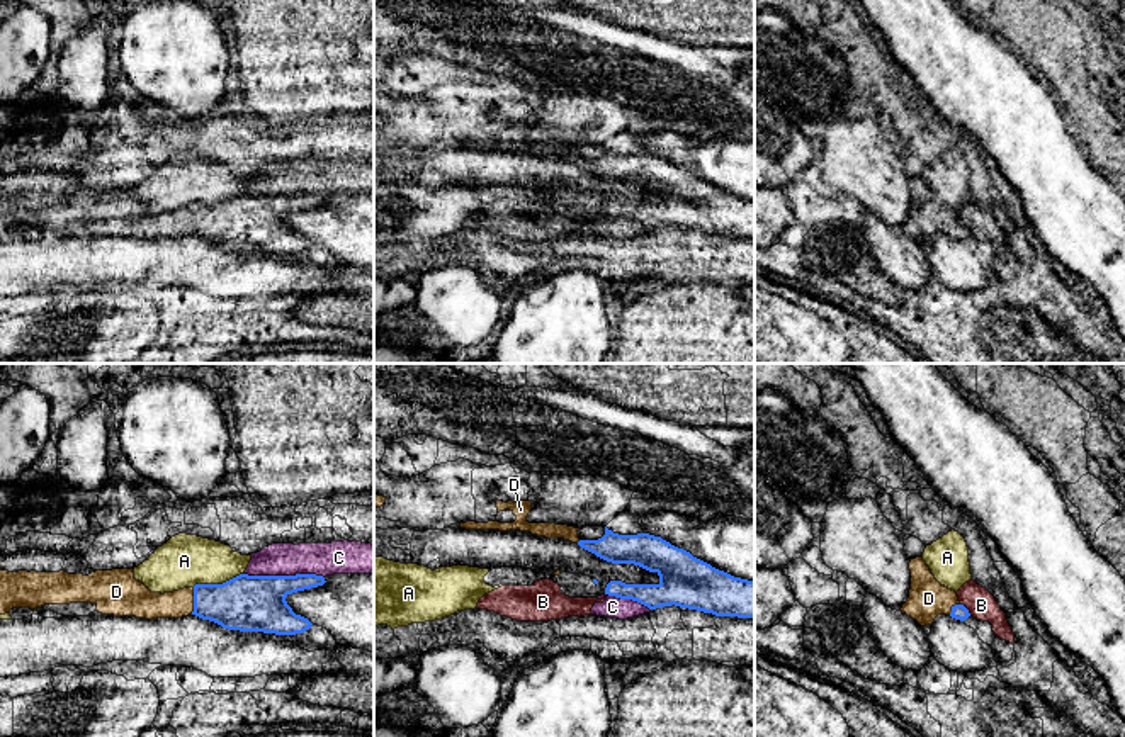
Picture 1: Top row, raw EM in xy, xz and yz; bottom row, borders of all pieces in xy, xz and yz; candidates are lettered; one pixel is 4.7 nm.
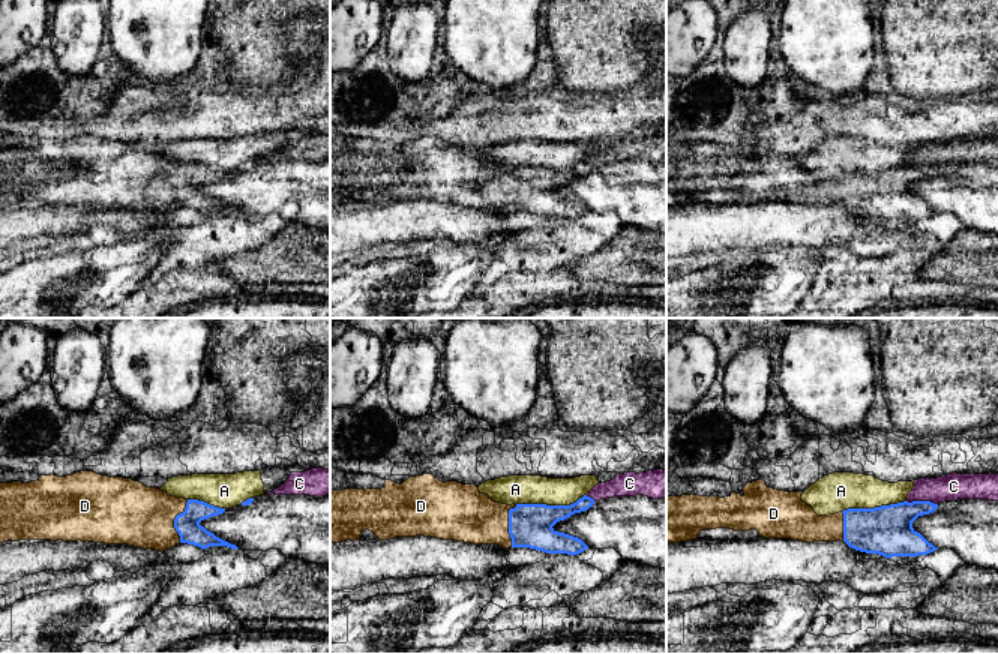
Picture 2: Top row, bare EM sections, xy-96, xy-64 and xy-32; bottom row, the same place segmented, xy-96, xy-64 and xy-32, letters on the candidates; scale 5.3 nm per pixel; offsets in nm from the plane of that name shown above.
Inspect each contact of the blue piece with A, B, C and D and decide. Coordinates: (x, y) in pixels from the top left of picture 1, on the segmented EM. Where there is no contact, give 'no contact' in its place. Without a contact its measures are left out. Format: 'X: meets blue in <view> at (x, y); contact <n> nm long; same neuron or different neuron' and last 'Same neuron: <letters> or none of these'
A: meets blue in xy at (218, 585); contact 260 nm long; different neuron
B: meets blue in yz at (967, 610); contact 80 nm long; different neuron
C: meets blue in xy at (284, 576); contact 380 nm long; different neuron
D: meets blue in xy at (194, 601); contact 130 nm long; same neuron
Same neuron: D

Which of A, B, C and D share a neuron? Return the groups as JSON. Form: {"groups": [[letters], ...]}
{"groups": [["A"], ["B", "C"], ["D"]]}

